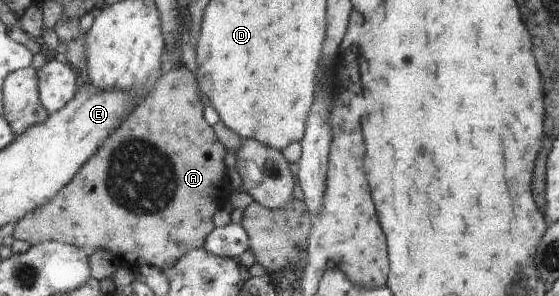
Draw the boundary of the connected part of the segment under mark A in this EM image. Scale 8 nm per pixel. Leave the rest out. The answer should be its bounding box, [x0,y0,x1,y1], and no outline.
[16,65,231,273]

